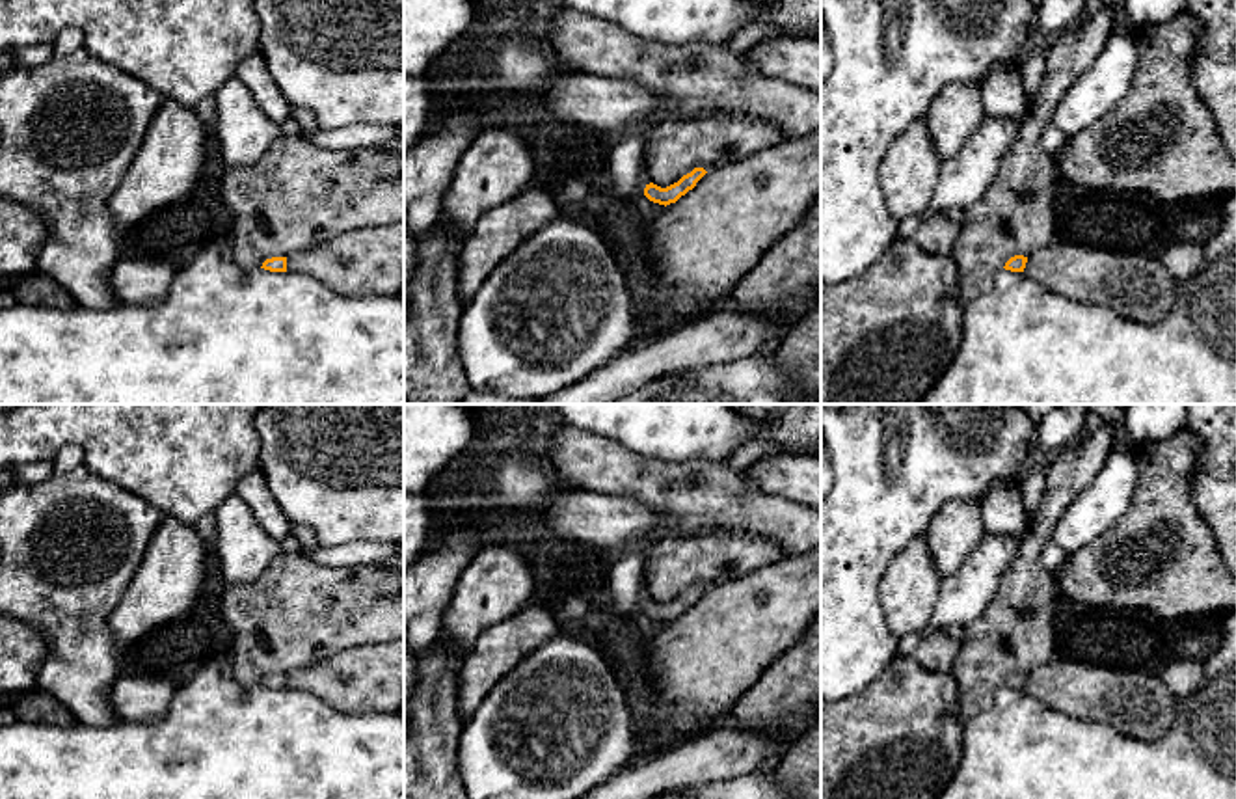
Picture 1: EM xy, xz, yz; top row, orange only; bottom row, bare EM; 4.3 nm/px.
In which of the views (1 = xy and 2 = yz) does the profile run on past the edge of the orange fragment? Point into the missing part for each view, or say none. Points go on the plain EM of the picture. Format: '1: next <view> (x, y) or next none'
1: next none
2: next none

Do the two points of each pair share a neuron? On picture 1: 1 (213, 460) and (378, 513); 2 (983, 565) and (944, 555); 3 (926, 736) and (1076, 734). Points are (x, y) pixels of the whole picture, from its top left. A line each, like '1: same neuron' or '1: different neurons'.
1: different neurons
2: different neurons
3: different neurons

